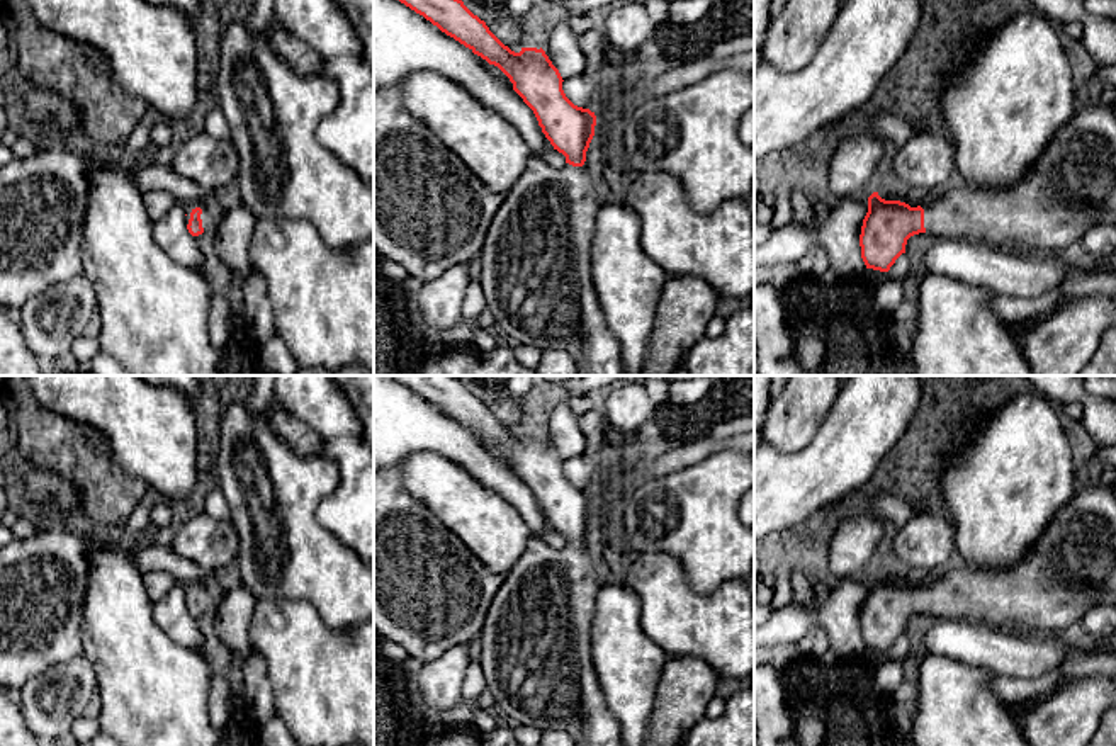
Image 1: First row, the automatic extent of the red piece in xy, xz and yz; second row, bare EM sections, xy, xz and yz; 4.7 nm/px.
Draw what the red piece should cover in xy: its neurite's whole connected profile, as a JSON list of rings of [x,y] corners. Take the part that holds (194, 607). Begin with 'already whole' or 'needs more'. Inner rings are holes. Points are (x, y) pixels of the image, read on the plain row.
needs more | [[[197,583],[182,585],[185,596],[187,610],[192,617],[199,617],[202,613],[212,612],[216,608],[214,600],[209,593]]]

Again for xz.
needs more | [[[454,376],[392,377],[489,445],[498,447],[513,464],[513,471],[533,491],[554,530],[566,537],[566,545],[561,549],[532,537],[523,556],[504,574],[484,617],[477,636],[481,641],[479,661],[486,687],[496,700],[496,717],[540,731],[564,731],[578,746],[623,746],[618,721],[606,704],[593,666],[591,622],[596,593],[603,585],[603,571],[595,566],[584,542],[595,517],[595,493],[574,486],[566,478],[564,461],[542,428],[511,432],[484,401]]]

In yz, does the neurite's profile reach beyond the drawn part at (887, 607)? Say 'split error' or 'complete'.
split error

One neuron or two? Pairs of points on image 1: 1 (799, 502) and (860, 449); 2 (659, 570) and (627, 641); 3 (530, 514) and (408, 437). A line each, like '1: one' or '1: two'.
1: one
2: two
3: one

